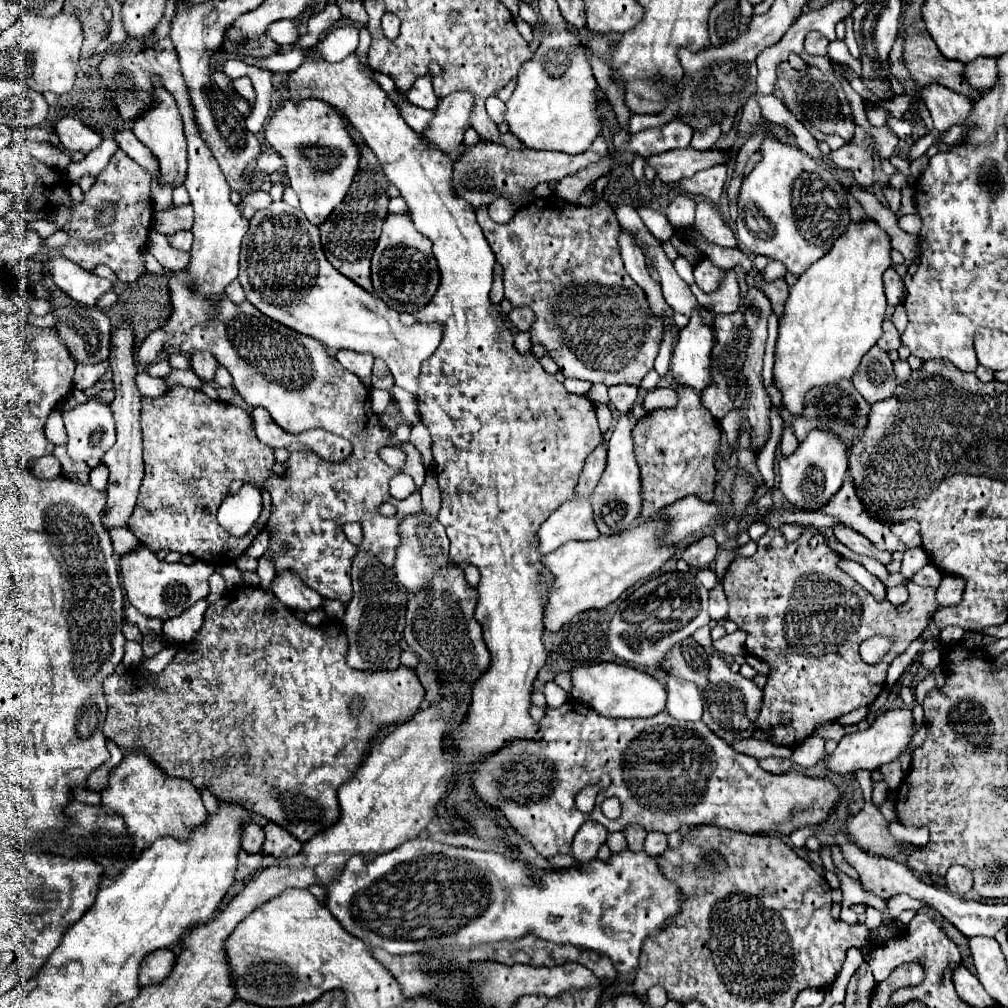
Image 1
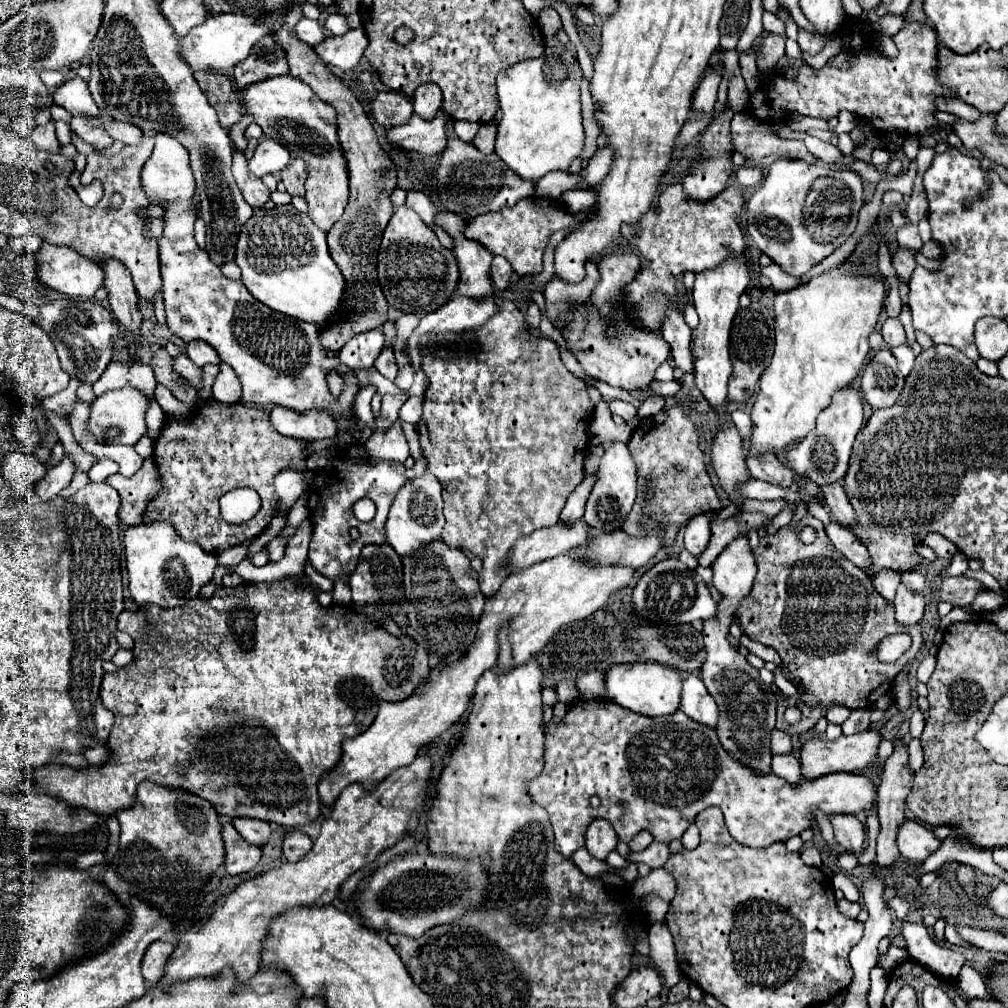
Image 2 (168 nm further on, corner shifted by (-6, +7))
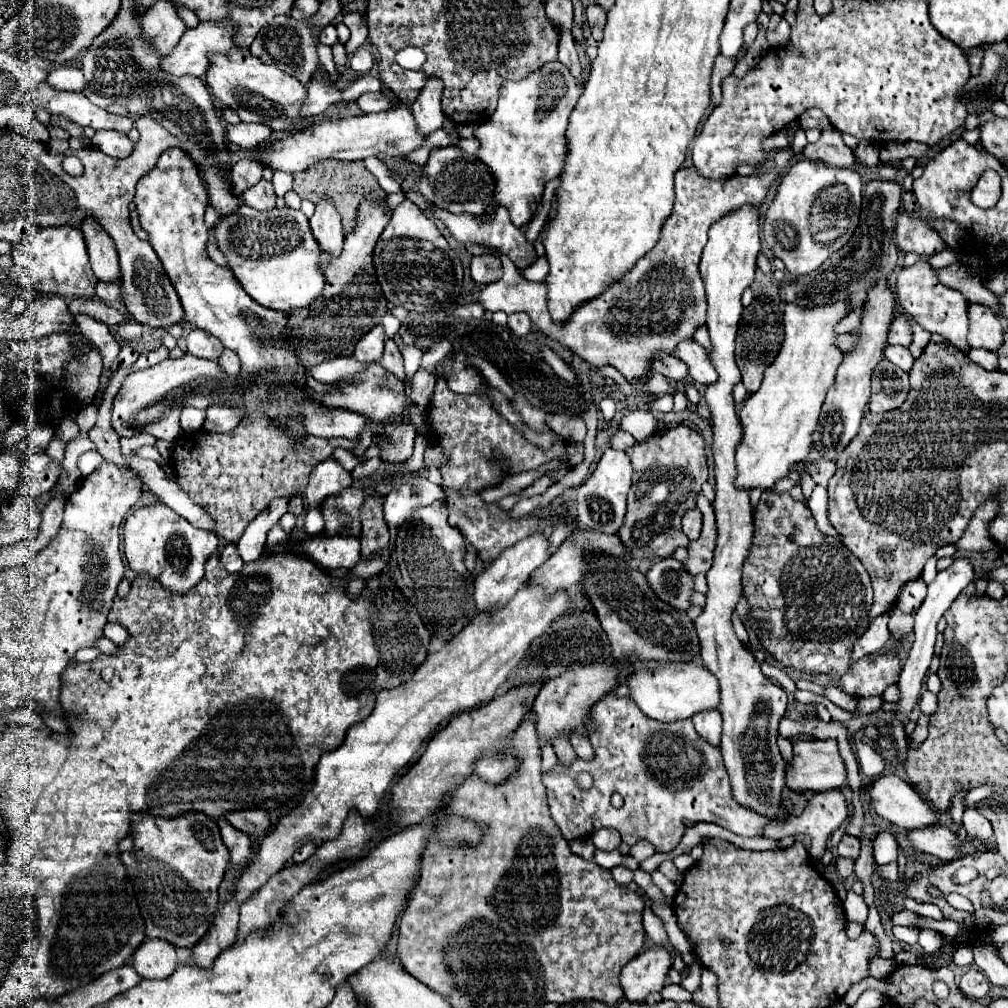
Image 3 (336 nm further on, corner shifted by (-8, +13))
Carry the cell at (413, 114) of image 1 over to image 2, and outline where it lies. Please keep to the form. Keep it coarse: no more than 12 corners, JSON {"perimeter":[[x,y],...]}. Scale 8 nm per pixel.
{"perimeter":[[395,91],[369,97],[369,113],[379,125],[395,127],[415,111]]}

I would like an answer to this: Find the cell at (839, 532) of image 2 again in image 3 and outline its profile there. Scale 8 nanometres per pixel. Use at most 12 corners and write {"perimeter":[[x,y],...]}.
{"perimeter":[[815,487],[807,507],[817,529],[839,539],[827,517],[827,489]]}

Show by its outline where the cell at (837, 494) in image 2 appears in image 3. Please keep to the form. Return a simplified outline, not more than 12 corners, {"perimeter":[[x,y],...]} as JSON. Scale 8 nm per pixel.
{"perimeter":[[819,457],[805,463],[803,471],[817,485],[827,487],[835,473],[831,459]]}

